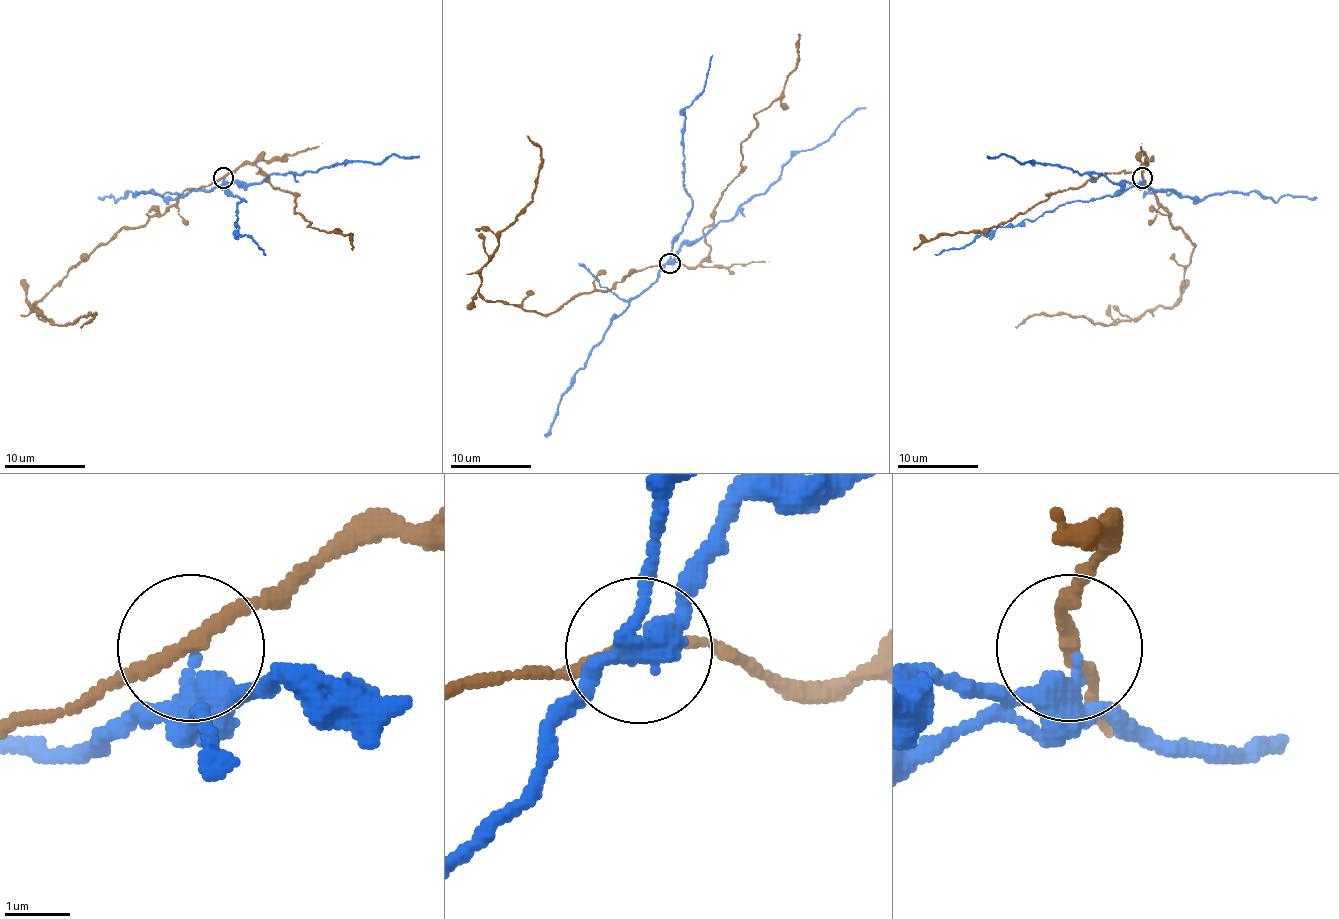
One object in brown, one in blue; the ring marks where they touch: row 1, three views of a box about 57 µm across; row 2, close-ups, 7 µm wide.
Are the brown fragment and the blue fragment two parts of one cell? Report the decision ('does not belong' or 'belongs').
does not belong

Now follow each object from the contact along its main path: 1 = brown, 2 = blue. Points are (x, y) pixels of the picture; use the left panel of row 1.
1: (223, 178), (188, 188), (162, 214), (100, 245), (33, 307), (59, 325), (95, 315), (79, 327)
2: (223, 178), (261, 184), (273, 174), (315, 172), (348, 162), (376, 164), (394, 154), (418, 156)

